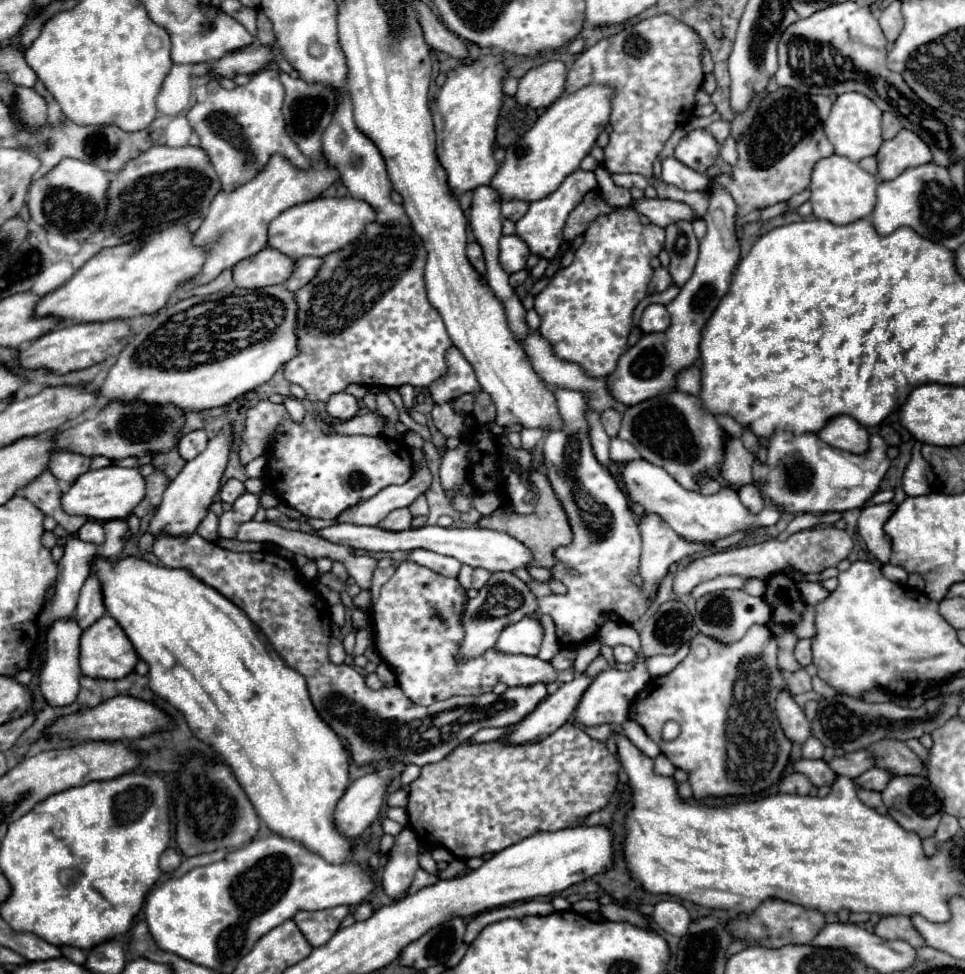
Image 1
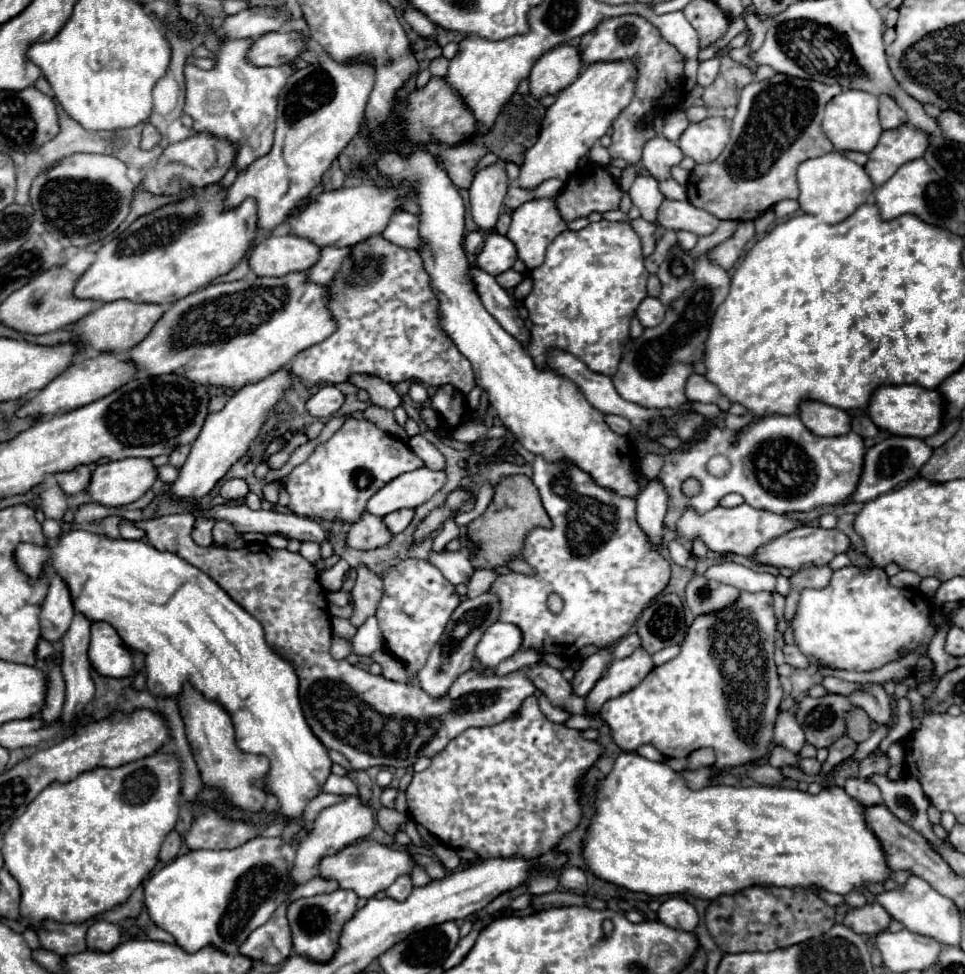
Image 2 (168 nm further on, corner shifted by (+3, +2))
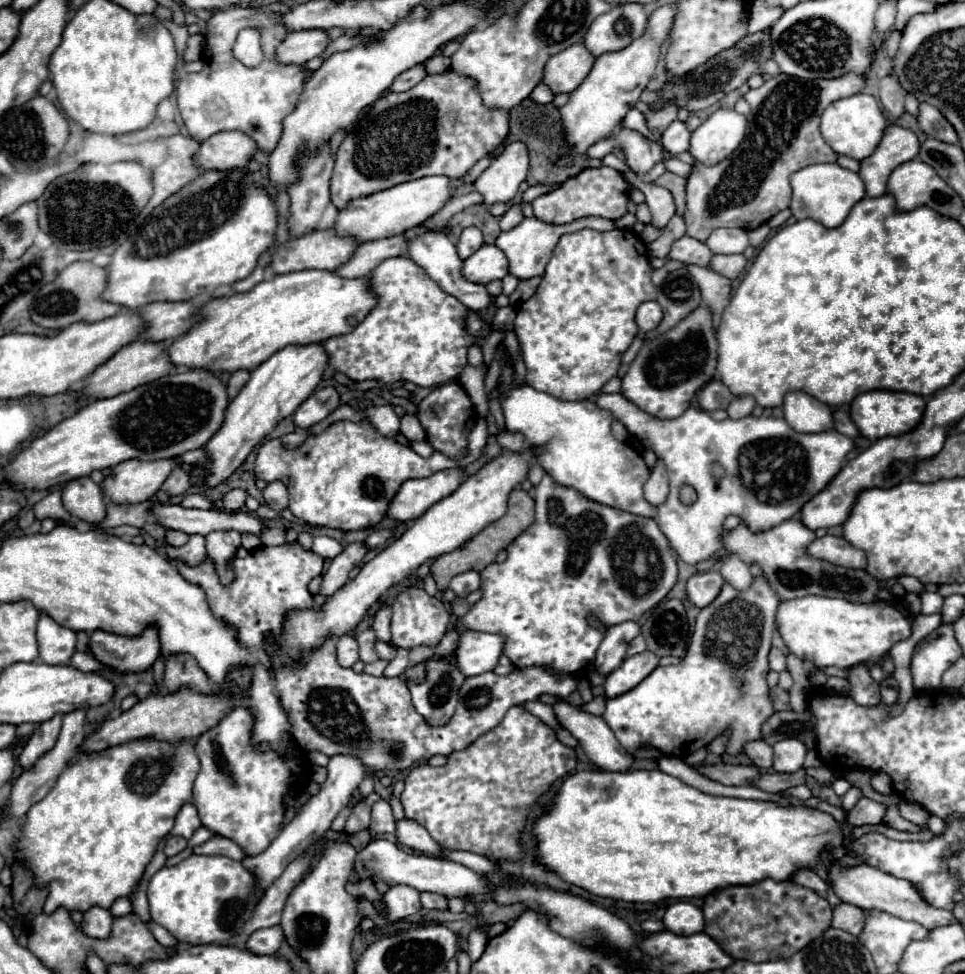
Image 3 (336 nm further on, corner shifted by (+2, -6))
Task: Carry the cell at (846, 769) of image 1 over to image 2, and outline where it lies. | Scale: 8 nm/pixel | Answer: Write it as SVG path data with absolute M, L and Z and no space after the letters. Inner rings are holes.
M801 757L801 759L797 761L797 765L795 765L795 767L797 767L797 769L801 769L803 773L807 773L807 775L817 775L821 765L819 765L819 761L817 761L817 759L803 759L803 757Z

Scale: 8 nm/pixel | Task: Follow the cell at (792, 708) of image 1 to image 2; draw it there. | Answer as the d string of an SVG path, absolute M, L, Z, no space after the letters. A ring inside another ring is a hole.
M779 713L777 721L775 721L775 737L773 741L785 749L789 749L791 753L799 753L805 745L805 735L801 731L801 727L795 721L793 713Z

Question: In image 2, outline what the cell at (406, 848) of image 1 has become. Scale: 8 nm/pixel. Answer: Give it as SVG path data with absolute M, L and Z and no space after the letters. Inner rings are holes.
M403 875L403 877L395 879L395 883L385 889L385 893L387 893L387 897L391 897L395 901L405 901L405 897L409 897L411 889L413 889L411 877L409 875Z

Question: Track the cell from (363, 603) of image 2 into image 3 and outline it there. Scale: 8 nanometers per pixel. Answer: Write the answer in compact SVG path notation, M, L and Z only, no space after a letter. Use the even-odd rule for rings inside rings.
M382 605L382 607L376 611L374 623L372 623L372 629L376 631L378 639L380 639L380 641L386 641L386 643L390 643L390 613L392 613L392 609L386 607L386 605Z

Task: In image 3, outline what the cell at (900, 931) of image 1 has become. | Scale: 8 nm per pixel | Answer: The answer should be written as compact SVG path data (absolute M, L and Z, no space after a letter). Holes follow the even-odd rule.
M840 903L834 909L832 927L848 931L848 933L858 937L862 933L862 929L864 929L864 921L866 921L866 913L860 907L854 907L854 905L848 905L848 903Z

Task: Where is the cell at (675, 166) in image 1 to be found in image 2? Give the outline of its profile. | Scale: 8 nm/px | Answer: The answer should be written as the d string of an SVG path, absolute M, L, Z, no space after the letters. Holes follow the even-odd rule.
M653 137L653 139L645 141L645 145L643 145L641 163L657 181L669 179L671 177L669 169L673 165L679 165L681 159L683 159L683 153L681 153L679 145L665 137Z

